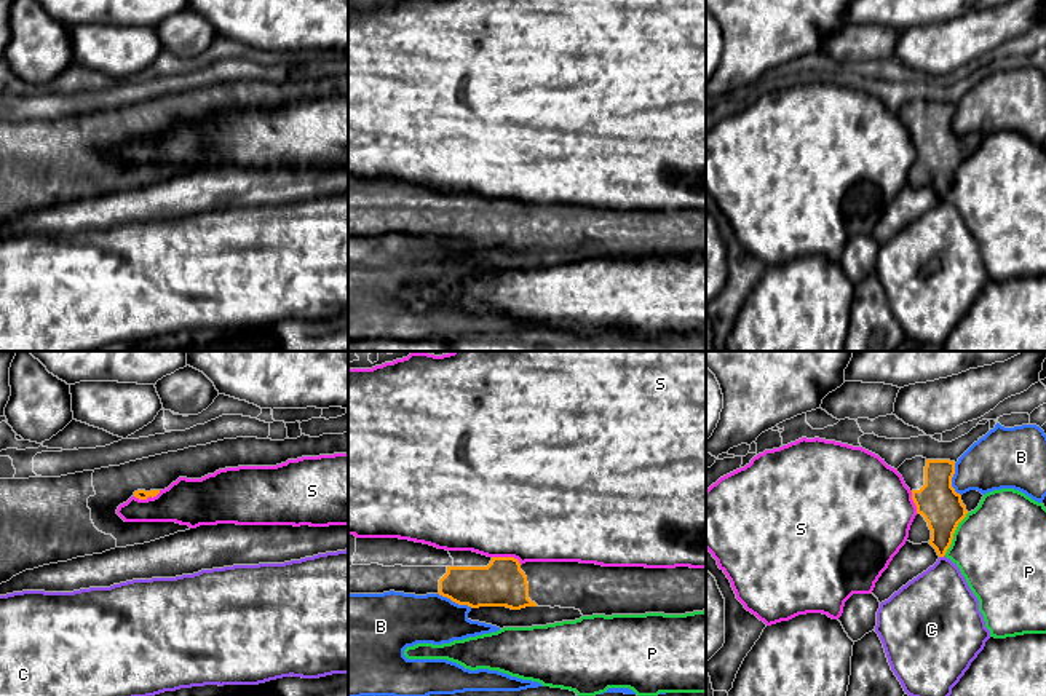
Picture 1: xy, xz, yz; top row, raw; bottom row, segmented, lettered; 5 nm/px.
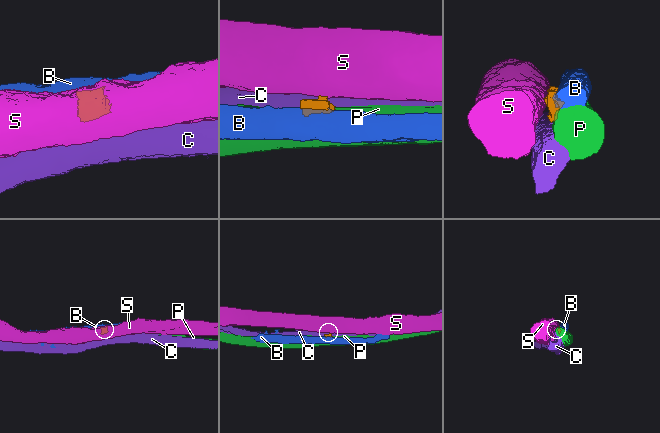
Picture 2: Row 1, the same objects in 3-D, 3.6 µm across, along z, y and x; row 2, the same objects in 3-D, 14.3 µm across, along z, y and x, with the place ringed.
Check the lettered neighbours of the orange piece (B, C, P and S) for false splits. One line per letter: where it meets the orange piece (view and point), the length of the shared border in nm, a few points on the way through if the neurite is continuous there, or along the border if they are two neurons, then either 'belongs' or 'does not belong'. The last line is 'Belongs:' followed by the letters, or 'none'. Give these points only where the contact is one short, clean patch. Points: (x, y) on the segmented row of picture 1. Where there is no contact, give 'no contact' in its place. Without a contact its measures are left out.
B: contact xz (455, 602); length 190 nm; does not belong
C: contact yz (941, 556); length 40 nm; border yz (944, 554), (939, 557); does not belong
P: contact yz (954, 532); length 240 nm; does not belong
S: contact xz (507, 557); length 160 nm; border xz (492, 556), (513, 556), (521, 564); does not belong
Belongs: none

